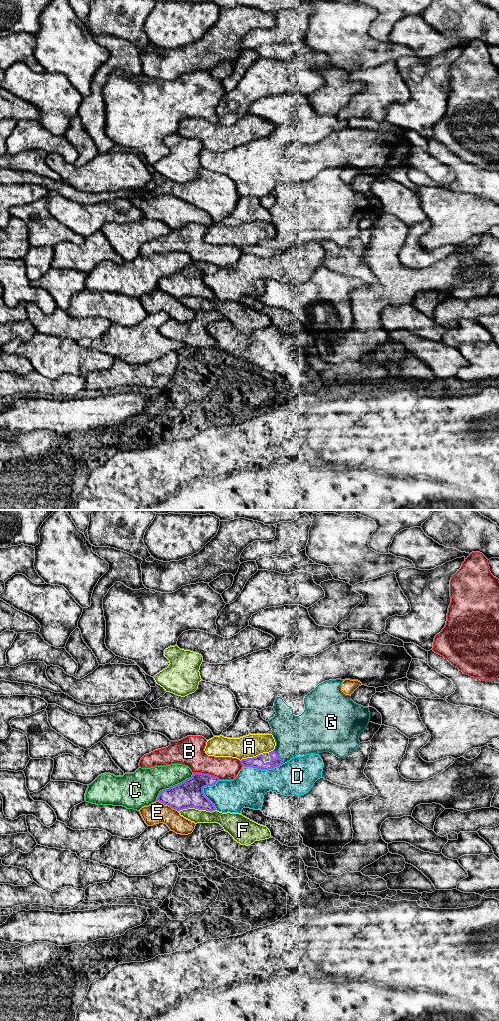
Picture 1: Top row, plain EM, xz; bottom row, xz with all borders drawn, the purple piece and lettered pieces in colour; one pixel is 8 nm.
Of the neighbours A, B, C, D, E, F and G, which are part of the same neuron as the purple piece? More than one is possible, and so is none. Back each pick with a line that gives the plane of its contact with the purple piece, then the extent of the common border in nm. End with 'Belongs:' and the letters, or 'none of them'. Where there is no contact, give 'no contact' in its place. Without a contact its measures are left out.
G: xz | 130 nm
Belongs: G

